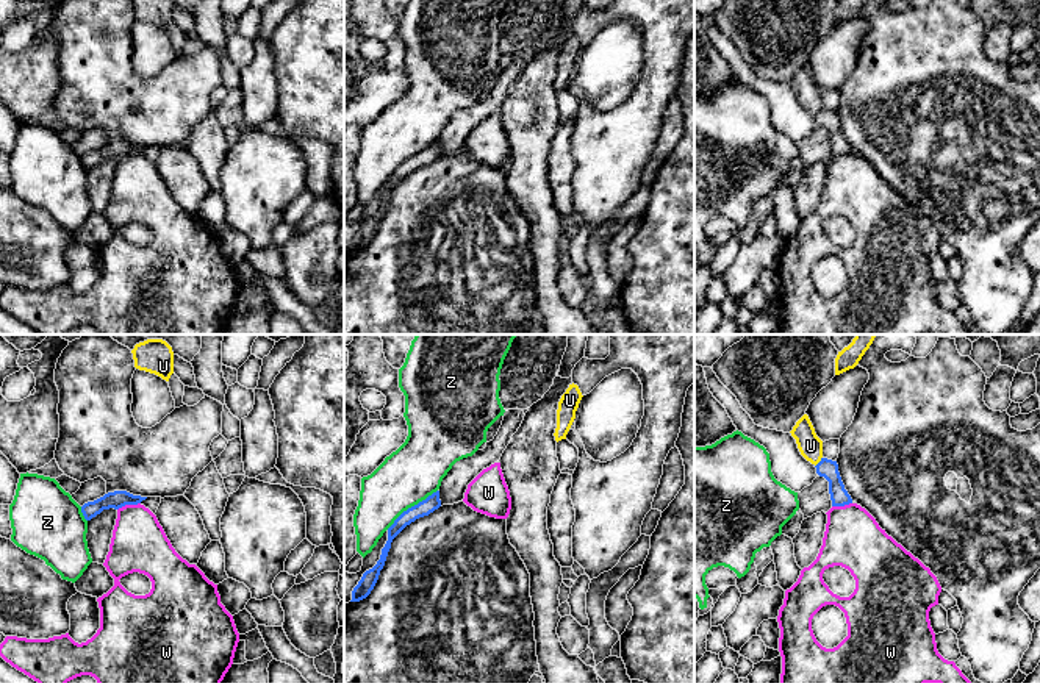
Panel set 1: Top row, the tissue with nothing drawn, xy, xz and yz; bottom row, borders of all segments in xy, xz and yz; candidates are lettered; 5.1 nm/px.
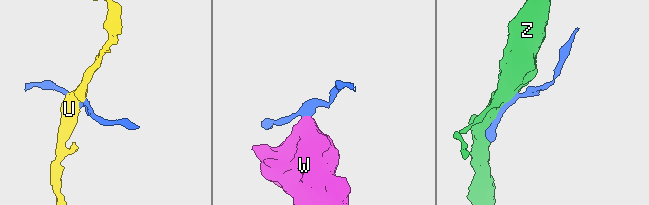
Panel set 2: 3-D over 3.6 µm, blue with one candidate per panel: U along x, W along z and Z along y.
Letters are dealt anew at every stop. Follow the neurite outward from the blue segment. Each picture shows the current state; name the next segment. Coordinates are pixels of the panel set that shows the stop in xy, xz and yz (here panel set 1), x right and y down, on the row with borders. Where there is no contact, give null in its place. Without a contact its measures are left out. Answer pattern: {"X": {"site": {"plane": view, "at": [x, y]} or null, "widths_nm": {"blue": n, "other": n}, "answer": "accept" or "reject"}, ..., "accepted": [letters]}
{"U": {"site": {"plane": "yz", "at": [820, 461]}, "widths_nm": {"blue": 100, "other": 120}, "answer": "reject"}, "W": {"site": {"plane": "xy", "at": [129, 504]}, "widths_nm": {"blue": 90, "other": 280}, "answer": "reject"}, "Z": {"site": {"plane": "xz", "at": [412, 507]}, "widths_nm": {"blue": 80, "other": 300}, "answer": "reject"}, "accepted": []}

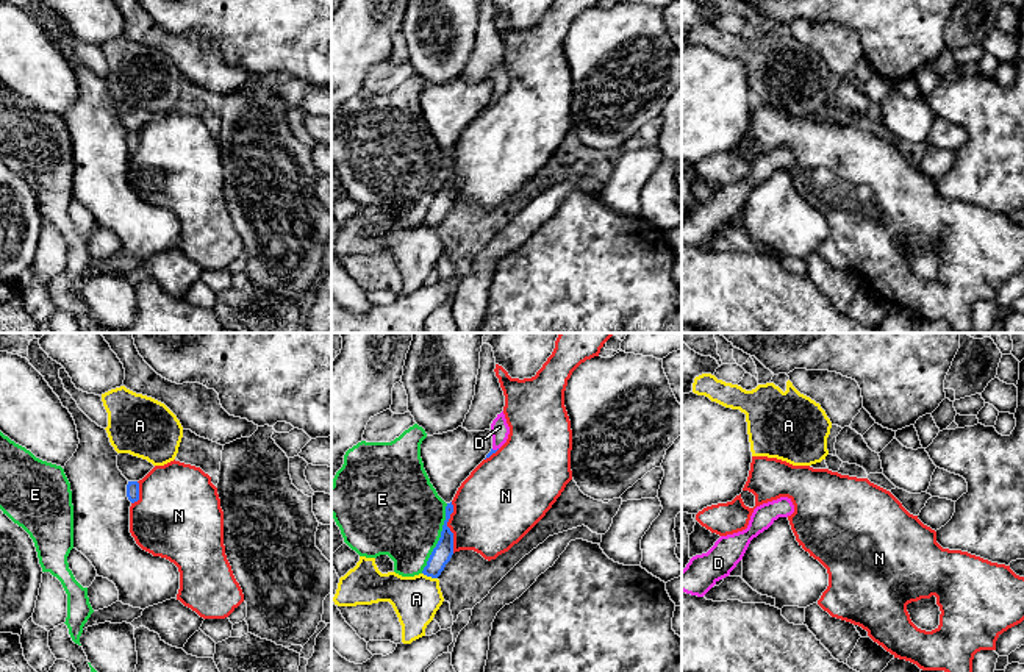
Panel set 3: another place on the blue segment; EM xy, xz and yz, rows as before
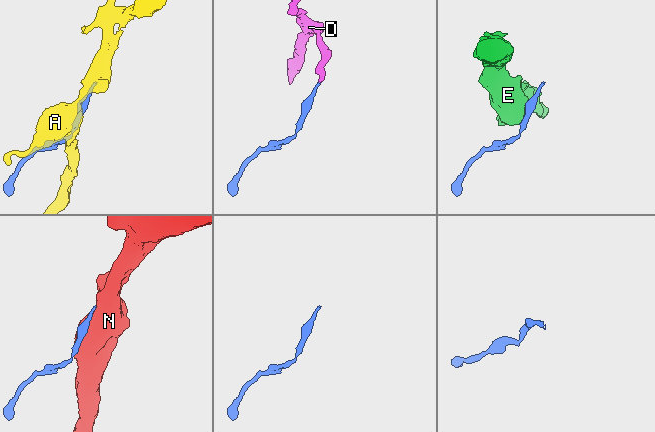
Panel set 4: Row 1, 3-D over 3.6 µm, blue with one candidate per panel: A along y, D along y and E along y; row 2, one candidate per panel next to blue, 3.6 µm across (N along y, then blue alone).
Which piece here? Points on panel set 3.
{"A": {"site": {"plane": "xz", "at": [430, 575]}, "widths_nm": {"blue": 100, "other": 240}, "answer": "reject"}, "D": {"site": {"plane": "xz", "at": [494, 450]}, "widths_nm": {"blue": 20, "other": 90}, "answer": "accept"}, "E": {"site": {"plane": "xz", "at": [440, 538]}, "widths_nm": {"blue": 100, "other": 440}, "answer": "reject"}, "N": {"site": {"plane": "xz", "at": [447, 527]}, "widths_nm": {"blue": 100, "other": 420}, "answer": "reject"}, "accepted": ["D"]}

